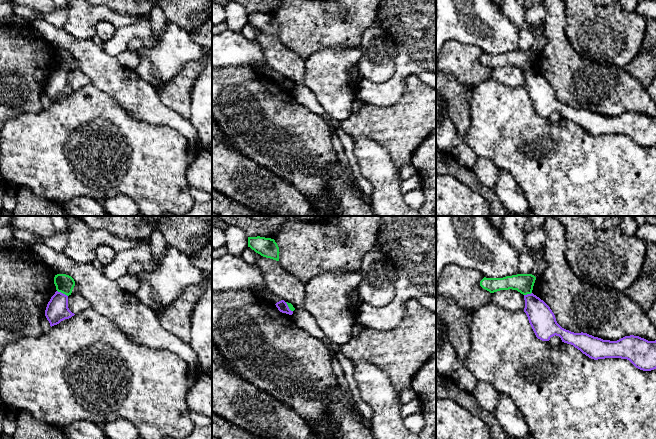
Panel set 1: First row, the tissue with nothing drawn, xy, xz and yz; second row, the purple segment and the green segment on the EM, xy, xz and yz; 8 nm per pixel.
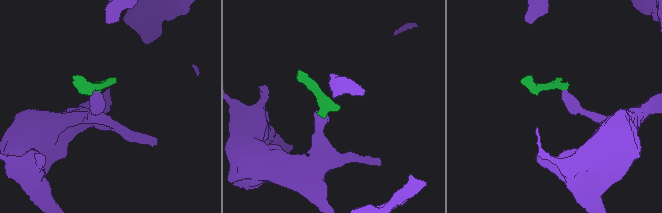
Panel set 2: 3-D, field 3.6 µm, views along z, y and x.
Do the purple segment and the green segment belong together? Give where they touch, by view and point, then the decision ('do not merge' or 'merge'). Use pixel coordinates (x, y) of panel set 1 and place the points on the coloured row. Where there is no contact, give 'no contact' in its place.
xy (62, 293) | do not merge

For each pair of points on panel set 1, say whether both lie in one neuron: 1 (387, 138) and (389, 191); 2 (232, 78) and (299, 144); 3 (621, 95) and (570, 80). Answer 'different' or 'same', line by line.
1: different
2: same
3: same

